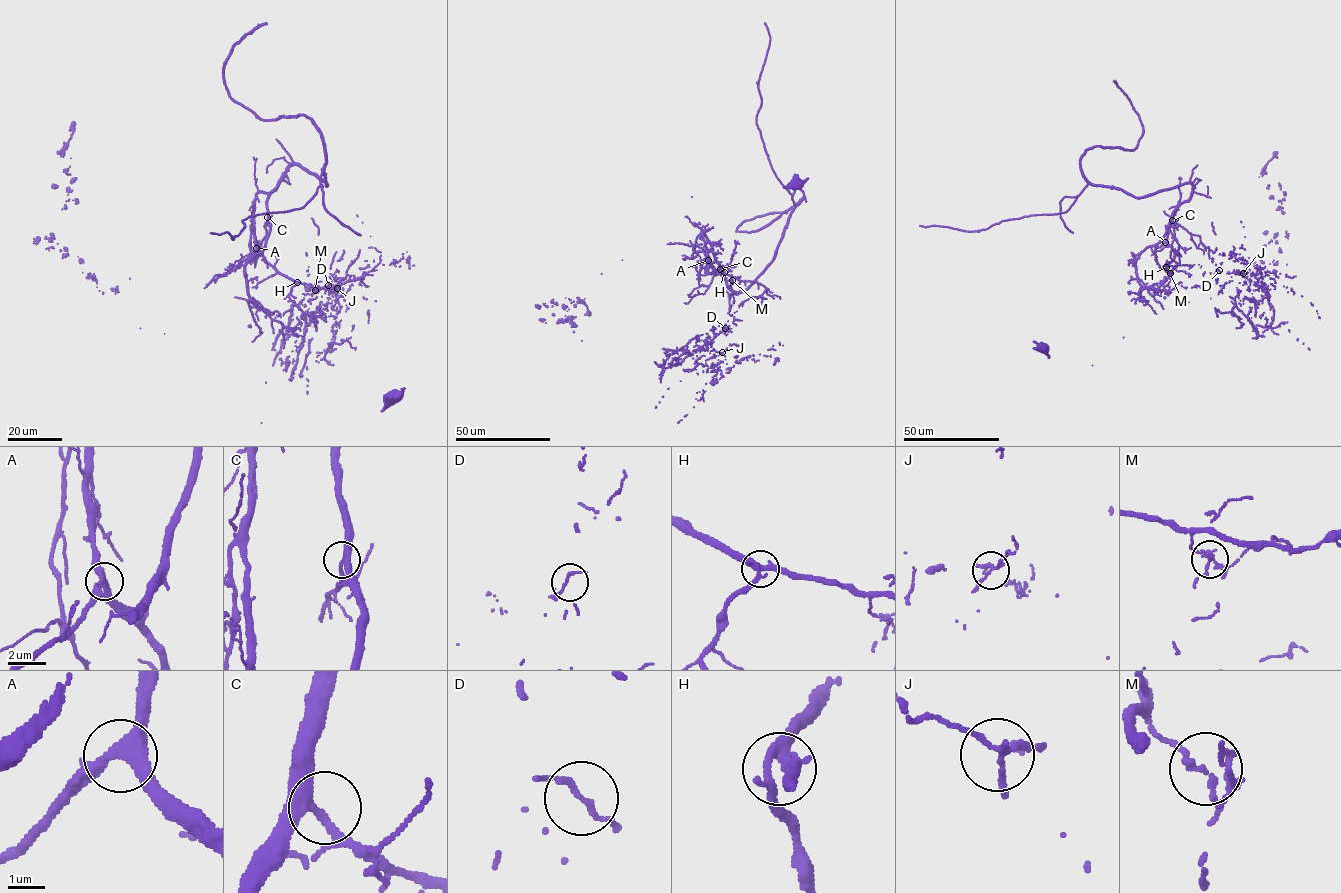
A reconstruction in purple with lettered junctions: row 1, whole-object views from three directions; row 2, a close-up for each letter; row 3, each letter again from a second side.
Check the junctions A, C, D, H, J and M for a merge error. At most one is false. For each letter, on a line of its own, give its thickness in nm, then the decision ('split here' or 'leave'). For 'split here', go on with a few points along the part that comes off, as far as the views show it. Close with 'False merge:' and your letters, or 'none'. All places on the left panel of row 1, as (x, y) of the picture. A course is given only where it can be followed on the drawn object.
A: 320 nm | leave
C: 240 nm | leave
D: 130 nm | leave
H: 260 nm | leave
J: 150 nm | leave
M: 110 nm | split here | (315, 290), (266, 260), (253, 217), (290, 166), (327, 184), (324, 168), (300, 208), (210, 232)
False merge: M

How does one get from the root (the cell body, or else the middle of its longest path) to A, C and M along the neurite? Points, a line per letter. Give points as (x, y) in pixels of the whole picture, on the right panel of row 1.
A: (1041, 348), (1048, 358), (1092, 365), (1123, 337), (1142, 302), (1136, 259), (1162, 239), (1179, 202), (1165, 242)
C: (1041, 348), (1048, 358), (1092, 365), (1123, 337), (1142, 302), (1136, 259), (1162, 239), (1172, 220)
M: (1041, 348), (1092, 365), (1123, 337), (1142, 302), (1136, 259), (1179, 202), (1170, 273)

